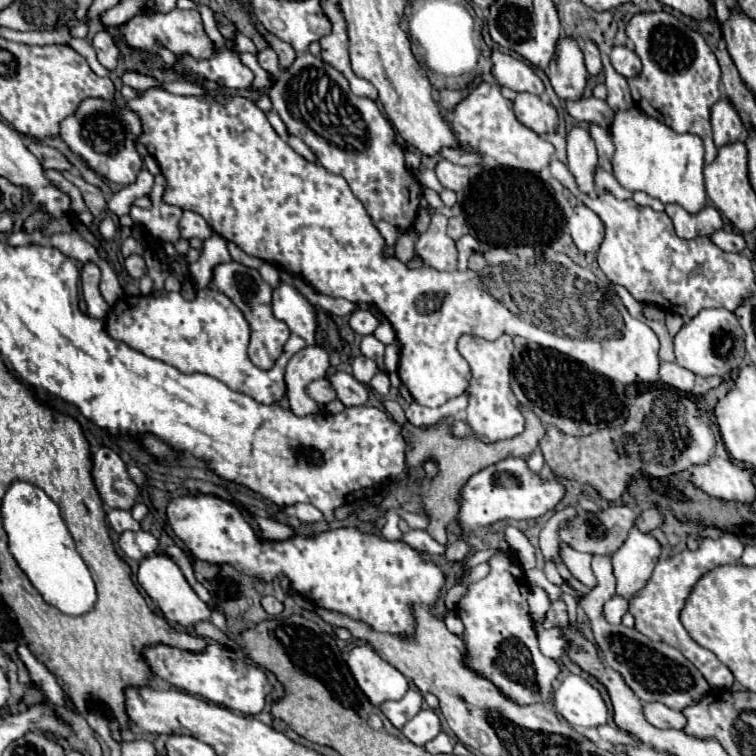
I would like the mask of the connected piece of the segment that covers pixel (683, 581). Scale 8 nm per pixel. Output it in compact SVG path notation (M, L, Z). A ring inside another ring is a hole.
M729 532L721 534L719 538L701 538L697 550L683 550L667 560L659 560L651 578L647 580L647 586L641 592L637 592L637 596L633 596L633 600L629 600L629 612L635 618L635 628L651 640L665 642L665 644L681 650L681 654L697 666L697 670L711 684L711 688L717 688L717 690L731 688L735 678L733 678L731 670L725 664L721 664L713 652L701 648L687 634L687 630L683 628L683 624L679 620L679 612L681 612L691 588L705 572L709 572L721 564L737 564L741 560L741 554L743 554L743 544L739 544L739 538Z

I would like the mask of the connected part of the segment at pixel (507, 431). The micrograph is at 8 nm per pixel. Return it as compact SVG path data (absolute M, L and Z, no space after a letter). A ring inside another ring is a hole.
M503 334L497 340L485 340L481 336L461 336L457 340L457 350L471 366L471 382L465 392L469 398L465 414L469 430L481 442L499 442L521 434L525 430L525 418L509 384L511 354L515 350L513 338L509 334Z

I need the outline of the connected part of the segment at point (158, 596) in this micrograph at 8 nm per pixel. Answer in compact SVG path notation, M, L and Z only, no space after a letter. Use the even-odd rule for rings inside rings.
M155 554L155 556L143 558L139 564L139 570L137 570L137 582L149 594L149 598L163 610L163 614L169 622L177 622L181 626L191 626L191 624L197 624L211 616L207 604L193 592L193 588L185 580L183 572L179 570L179 566L167 554Z

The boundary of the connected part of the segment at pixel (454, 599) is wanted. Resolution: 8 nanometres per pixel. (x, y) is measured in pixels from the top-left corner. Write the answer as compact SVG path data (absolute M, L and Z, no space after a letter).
M455 584L451 590L447 590L447 594L445 594L445 606L449 608L449 610L453 610L455 606L457 606L457 602L461 600L461 596L465 594L465 586L461 586L461 584Z

